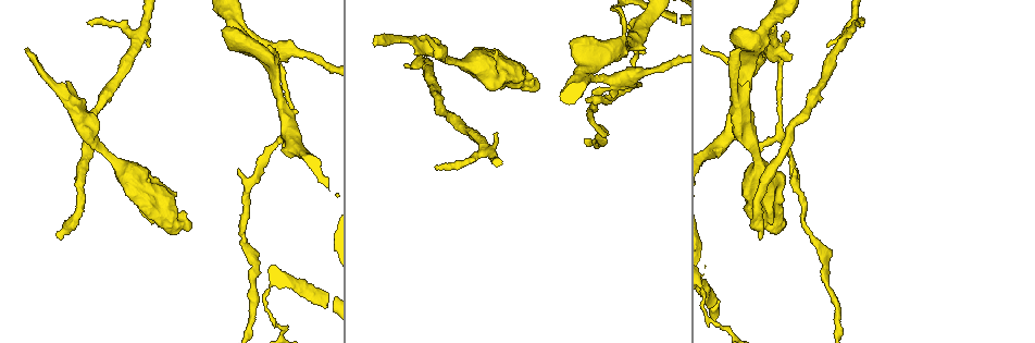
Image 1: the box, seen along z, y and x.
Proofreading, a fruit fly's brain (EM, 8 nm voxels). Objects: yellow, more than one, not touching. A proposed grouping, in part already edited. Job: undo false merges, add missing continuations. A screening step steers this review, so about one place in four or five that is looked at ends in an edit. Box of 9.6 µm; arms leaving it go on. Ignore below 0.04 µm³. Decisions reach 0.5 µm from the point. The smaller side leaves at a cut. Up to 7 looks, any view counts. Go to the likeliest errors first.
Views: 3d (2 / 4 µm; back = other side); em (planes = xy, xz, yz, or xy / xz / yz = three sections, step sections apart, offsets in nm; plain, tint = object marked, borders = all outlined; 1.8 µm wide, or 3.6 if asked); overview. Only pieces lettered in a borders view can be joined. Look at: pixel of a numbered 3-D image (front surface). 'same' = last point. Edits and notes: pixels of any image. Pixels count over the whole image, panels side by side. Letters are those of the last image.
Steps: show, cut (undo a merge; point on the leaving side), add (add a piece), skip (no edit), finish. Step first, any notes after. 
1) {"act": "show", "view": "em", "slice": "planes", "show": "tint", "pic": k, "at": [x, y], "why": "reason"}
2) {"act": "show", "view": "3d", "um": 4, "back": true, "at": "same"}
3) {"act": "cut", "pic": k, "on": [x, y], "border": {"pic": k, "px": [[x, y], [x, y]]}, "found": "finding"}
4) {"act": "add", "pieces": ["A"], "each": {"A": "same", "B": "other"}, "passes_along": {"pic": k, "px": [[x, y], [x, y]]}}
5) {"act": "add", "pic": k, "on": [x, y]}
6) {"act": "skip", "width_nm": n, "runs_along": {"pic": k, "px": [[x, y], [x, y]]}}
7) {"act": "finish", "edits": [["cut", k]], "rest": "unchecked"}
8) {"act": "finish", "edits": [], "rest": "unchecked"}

{"act": "show", "view": "3d", "um": 2, "pic": 1, "at": [25, 50], "why": "free end"}

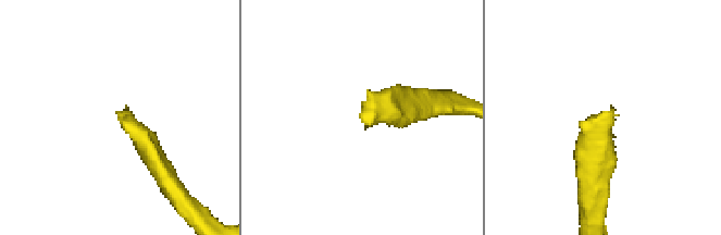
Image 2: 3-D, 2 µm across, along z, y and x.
{"act": "show", "view": "em", "slice": "xz", "step": 8, "show": "tint", "pic": 2, "at": [120, 112]}

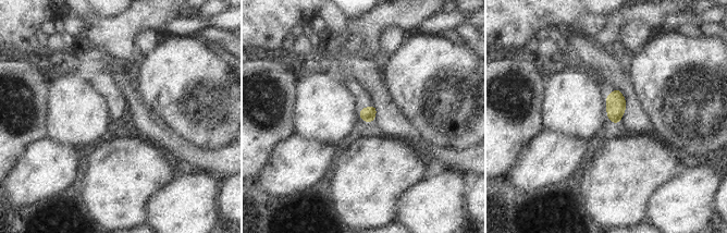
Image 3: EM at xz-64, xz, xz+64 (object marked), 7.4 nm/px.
{"act": "show", "view": "em", "slice": "planes", "show": "borders", "at": "same"}

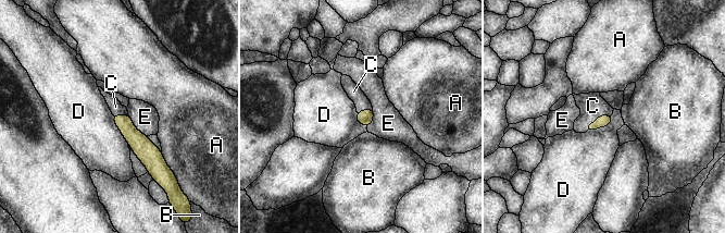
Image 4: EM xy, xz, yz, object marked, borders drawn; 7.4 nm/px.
{"act": "add", "pic": 4, "on": [592, 106], "each": {"A": "other", "B": "other", "C": "same", "D": "other", "E": "other"}, "passes_along": {"pic": 4, "px": [[602, 121], [598, 118], [592, 106]]}, "found": "the neuron continues"}

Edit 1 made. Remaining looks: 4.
{"act": "show", "view": "overview", "why": "redraw"}

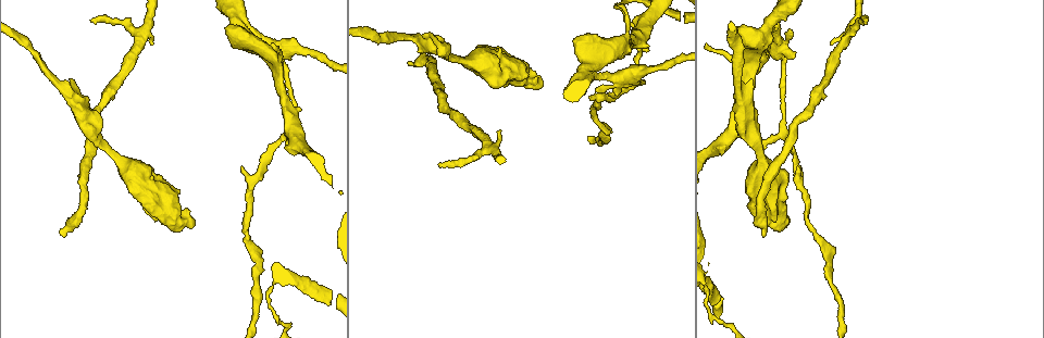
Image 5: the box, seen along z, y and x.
{"act": "show", "view": "em", "slice": "planes", "show": "borders", "pic": 5, "at": [438, 164], "why": "branch stops here"}

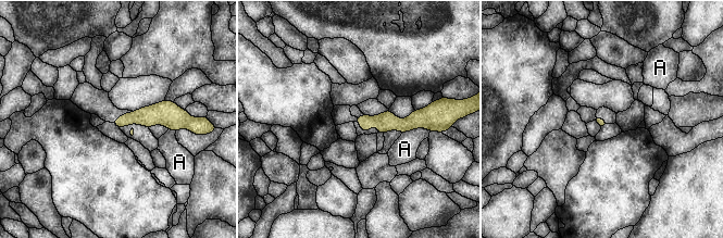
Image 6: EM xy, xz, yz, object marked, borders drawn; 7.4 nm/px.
{"act": "skip", "each": {"A": "other"}, "border": {"pic": 6, "px": [[429, 130], [413, 128], [401, 134]]}, "found": "none of them fits"}

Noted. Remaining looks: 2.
{"act": "show", "view": "em", "um": 3.6, "slice": "planes", "show": "borders", "pic": 5, "at": [573, 39], "why": "free end"}

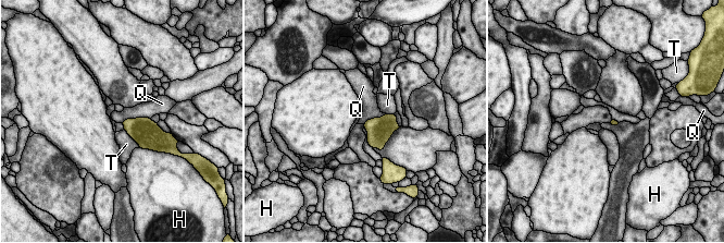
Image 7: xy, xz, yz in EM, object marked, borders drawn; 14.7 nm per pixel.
{"act": "skip", "each": {"H": "other", "Q": "other", "T": "other"}, "border": {"pic": 7, "px": [[150, 118], [127, 118], [122, 122]]}, "found": "none of them fits"}

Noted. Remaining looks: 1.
{"act": "finish", "edits": [["add", 4]], "rest": "unchecked"}

